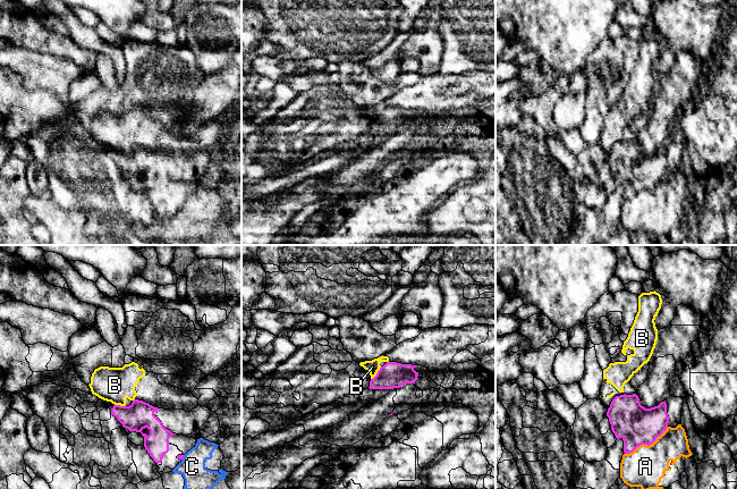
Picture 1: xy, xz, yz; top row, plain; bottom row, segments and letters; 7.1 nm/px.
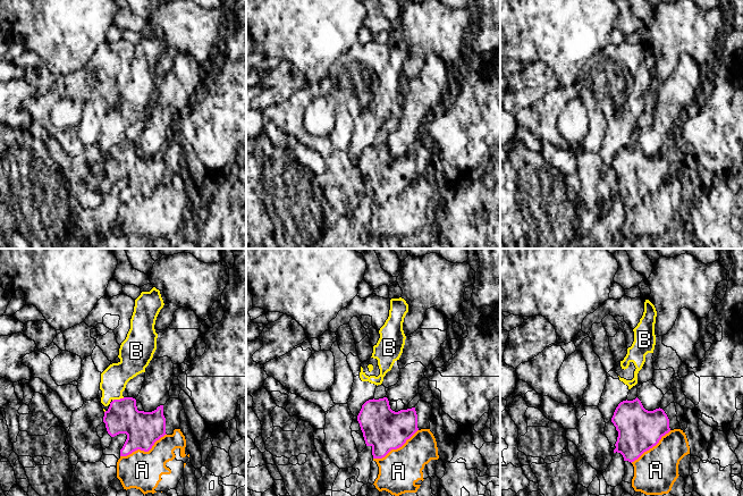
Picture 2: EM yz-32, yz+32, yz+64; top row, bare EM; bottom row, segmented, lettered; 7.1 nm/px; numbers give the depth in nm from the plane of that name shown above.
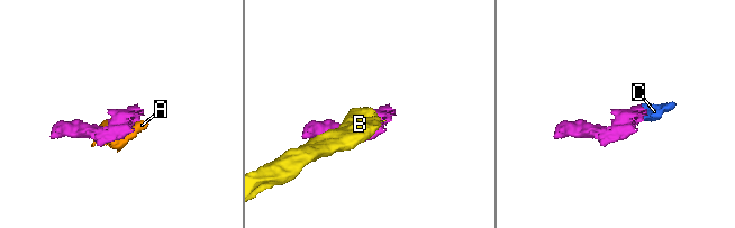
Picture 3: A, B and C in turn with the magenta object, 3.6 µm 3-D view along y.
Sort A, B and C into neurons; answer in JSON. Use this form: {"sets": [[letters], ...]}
{"sets": [["A", "C"], ["B"]]}

